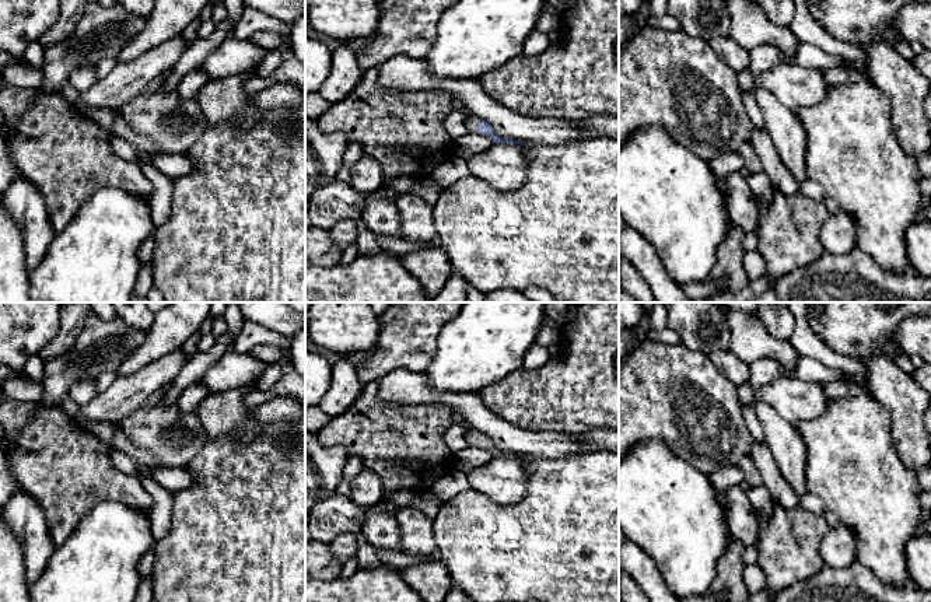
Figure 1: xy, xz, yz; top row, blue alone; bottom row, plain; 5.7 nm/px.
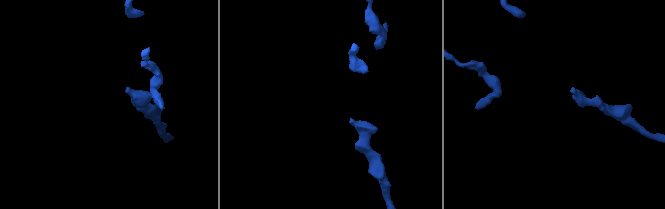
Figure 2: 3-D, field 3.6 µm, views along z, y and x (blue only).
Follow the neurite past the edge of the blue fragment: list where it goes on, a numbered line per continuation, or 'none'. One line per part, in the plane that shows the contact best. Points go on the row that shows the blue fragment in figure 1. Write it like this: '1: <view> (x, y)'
1: xz (472, 121)

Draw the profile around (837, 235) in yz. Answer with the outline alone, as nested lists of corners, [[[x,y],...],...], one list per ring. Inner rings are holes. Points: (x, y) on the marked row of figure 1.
[[[843,210],[829,214],[820,228],[819,239],[825,252],[844,255],[855,248],[857,224]]]

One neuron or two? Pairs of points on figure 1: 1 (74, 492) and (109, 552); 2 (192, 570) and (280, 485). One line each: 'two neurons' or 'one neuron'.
1: two neurons
2: one neuron

